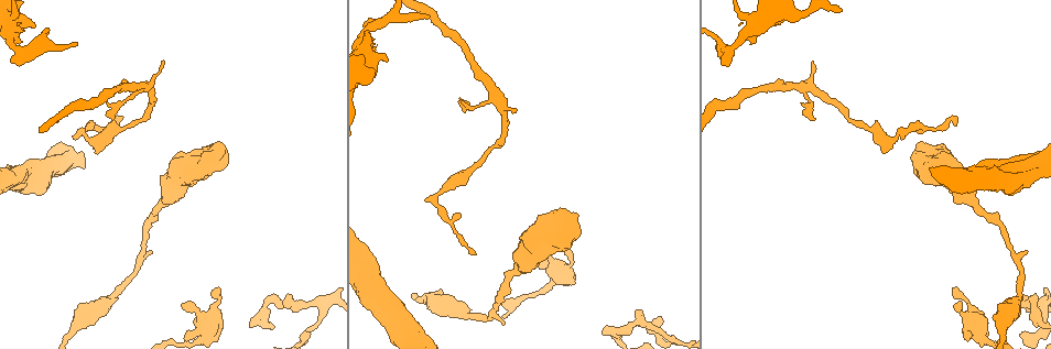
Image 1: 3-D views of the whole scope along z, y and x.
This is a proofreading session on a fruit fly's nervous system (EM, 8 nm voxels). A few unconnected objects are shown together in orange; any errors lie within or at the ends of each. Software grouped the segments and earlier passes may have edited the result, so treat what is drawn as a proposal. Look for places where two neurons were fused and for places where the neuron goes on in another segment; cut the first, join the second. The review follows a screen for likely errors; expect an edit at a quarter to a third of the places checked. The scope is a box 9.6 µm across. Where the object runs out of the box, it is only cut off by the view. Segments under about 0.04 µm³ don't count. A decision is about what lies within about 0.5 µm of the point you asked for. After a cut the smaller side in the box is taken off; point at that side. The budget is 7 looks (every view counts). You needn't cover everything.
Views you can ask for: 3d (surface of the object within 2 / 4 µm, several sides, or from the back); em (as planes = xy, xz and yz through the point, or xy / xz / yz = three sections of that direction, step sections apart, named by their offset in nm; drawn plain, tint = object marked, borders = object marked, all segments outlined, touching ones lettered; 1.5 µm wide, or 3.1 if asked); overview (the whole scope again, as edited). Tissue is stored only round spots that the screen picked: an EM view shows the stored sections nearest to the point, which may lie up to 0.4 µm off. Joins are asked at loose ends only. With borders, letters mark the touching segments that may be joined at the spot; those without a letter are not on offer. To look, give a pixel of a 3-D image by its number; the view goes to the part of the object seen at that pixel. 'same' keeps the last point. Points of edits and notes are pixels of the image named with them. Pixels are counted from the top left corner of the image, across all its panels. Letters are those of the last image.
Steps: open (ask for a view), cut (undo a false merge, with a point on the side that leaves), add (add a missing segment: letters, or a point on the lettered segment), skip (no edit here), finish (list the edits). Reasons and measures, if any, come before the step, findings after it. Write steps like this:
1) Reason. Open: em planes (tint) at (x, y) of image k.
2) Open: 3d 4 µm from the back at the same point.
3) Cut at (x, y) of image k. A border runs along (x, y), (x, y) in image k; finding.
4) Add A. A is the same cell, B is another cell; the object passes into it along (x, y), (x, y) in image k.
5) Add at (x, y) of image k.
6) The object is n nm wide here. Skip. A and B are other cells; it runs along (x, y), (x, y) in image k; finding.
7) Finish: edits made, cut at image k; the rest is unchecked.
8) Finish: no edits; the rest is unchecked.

Free end. Open: em planes (borders) at (514, 111) of image 1.

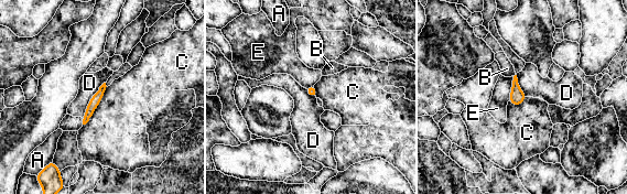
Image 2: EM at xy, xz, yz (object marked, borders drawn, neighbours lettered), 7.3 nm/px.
Skip. A, B, C, D and E are other cells; a border runs along (106, 86), (92, 117), (83, 125) in image 2; no lettered segment goes on from it.

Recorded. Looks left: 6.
Stops while still wide. Open: em planes (borders) at (35, 25) of image 1.

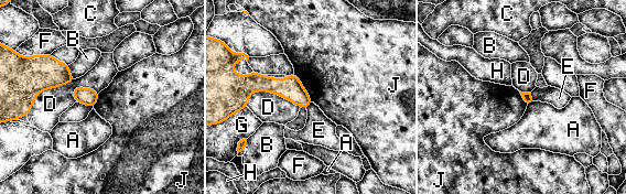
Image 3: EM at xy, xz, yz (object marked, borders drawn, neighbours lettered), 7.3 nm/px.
The longest contact is with D, 400 nm. Skip. A, B, C, D, E, F, G, H and J are other cells; a border runs along (294, 73), (312, 101) in image 3; no lettered segment goes on from it.

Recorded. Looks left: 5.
Branch stops here. Open: em planes (borders) at (952, 290) of image 1.

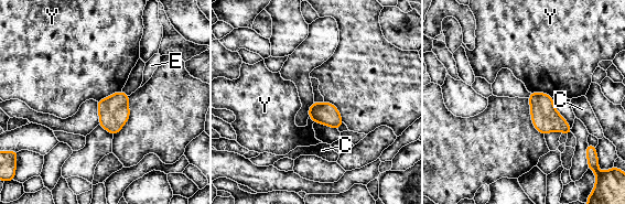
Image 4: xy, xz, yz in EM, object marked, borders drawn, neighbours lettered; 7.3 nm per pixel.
The object is 160 nm wide here; the longest contact is with Y, 200 nm. Skip. C, E and Y are other cells; no lettered segment goes on from it.

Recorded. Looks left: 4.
Finish: no edits; the rest is unchecked.

